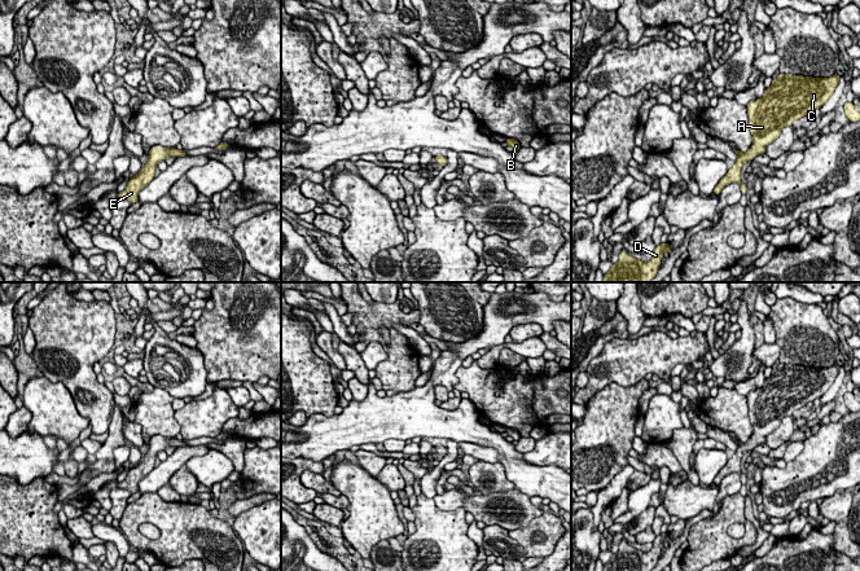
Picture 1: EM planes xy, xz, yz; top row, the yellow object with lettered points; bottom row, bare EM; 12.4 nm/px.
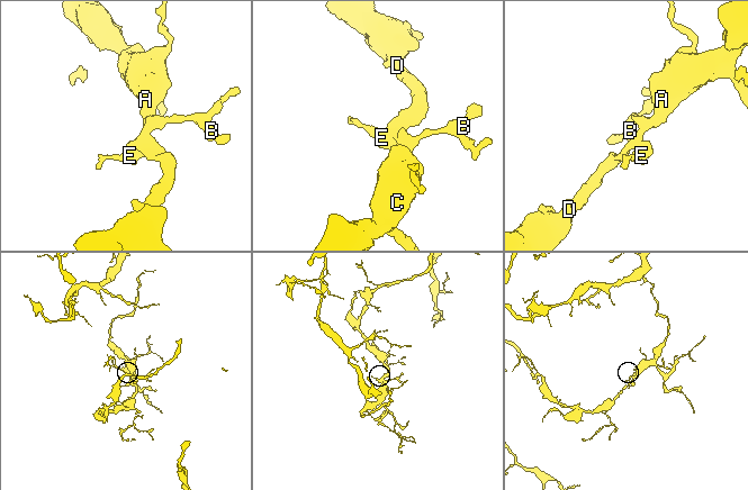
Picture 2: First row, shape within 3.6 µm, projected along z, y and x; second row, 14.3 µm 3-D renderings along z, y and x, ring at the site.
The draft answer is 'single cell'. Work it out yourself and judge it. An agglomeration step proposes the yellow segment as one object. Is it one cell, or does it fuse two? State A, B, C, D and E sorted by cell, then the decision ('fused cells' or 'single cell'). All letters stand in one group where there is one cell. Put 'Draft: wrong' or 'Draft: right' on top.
Draft: right
groups A B C D E; single cell

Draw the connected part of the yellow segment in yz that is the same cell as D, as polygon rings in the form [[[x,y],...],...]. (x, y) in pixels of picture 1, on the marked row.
[[[667,242],[659,243],[653,251],[653,258],[649,262],[642,262],[623,249],[618,263],[611,265],[602,282],[650,282],[657,276],[663,252],[670,254],[671,250]]]

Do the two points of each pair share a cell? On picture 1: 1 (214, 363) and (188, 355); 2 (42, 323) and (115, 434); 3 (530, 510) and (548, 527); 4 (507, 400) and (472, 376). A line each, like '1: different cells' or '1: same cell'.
1: different cells
2: different cells
3: different cells
4: same cell

